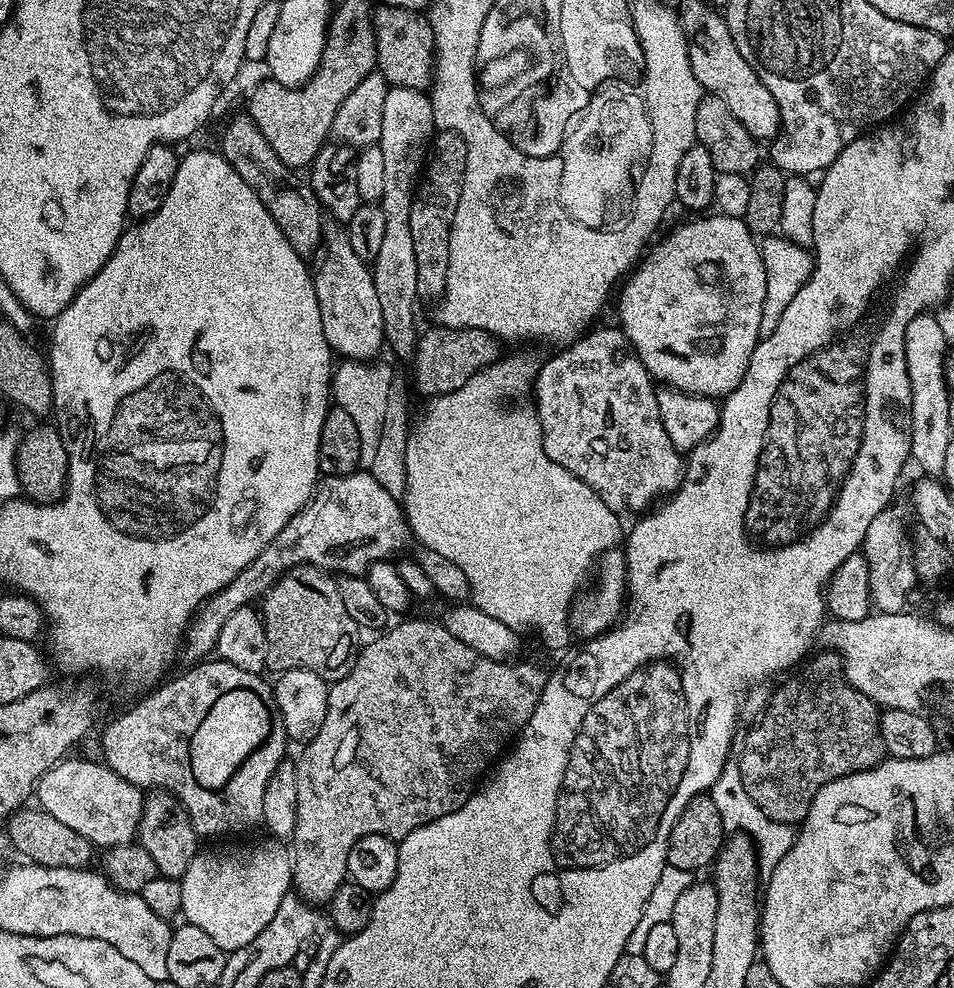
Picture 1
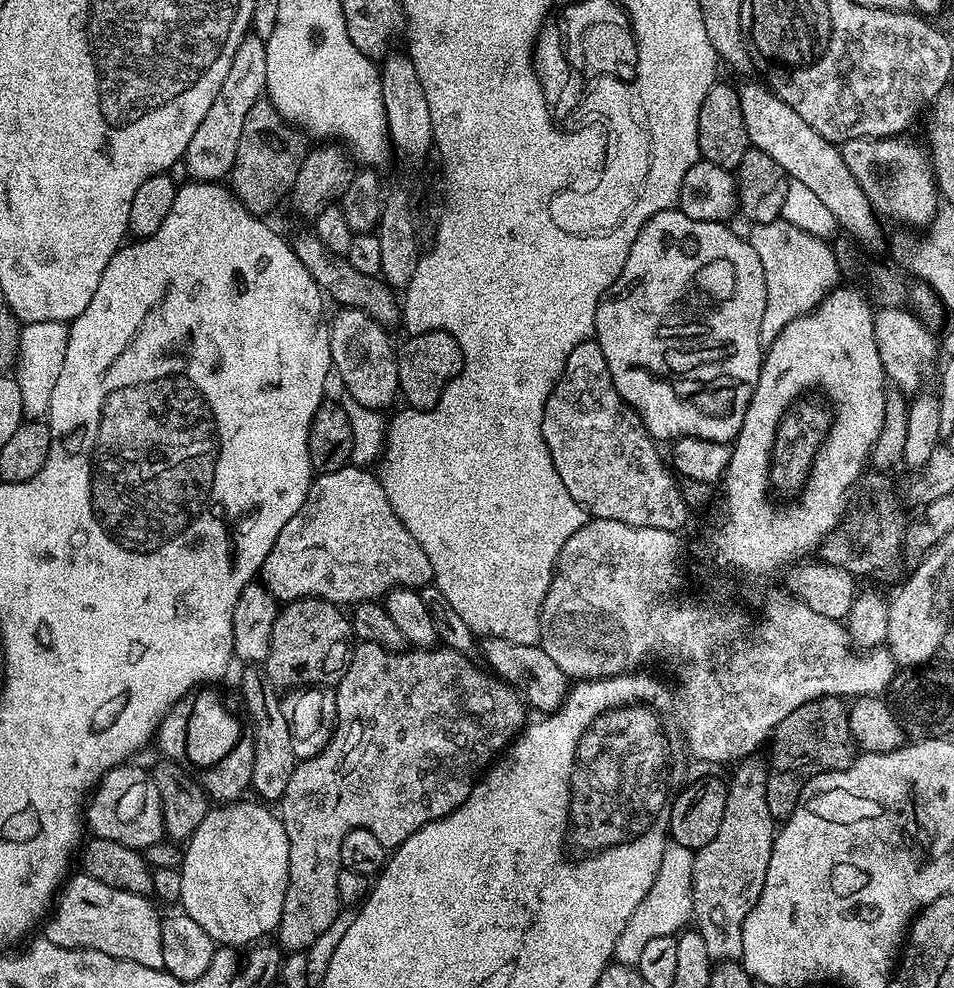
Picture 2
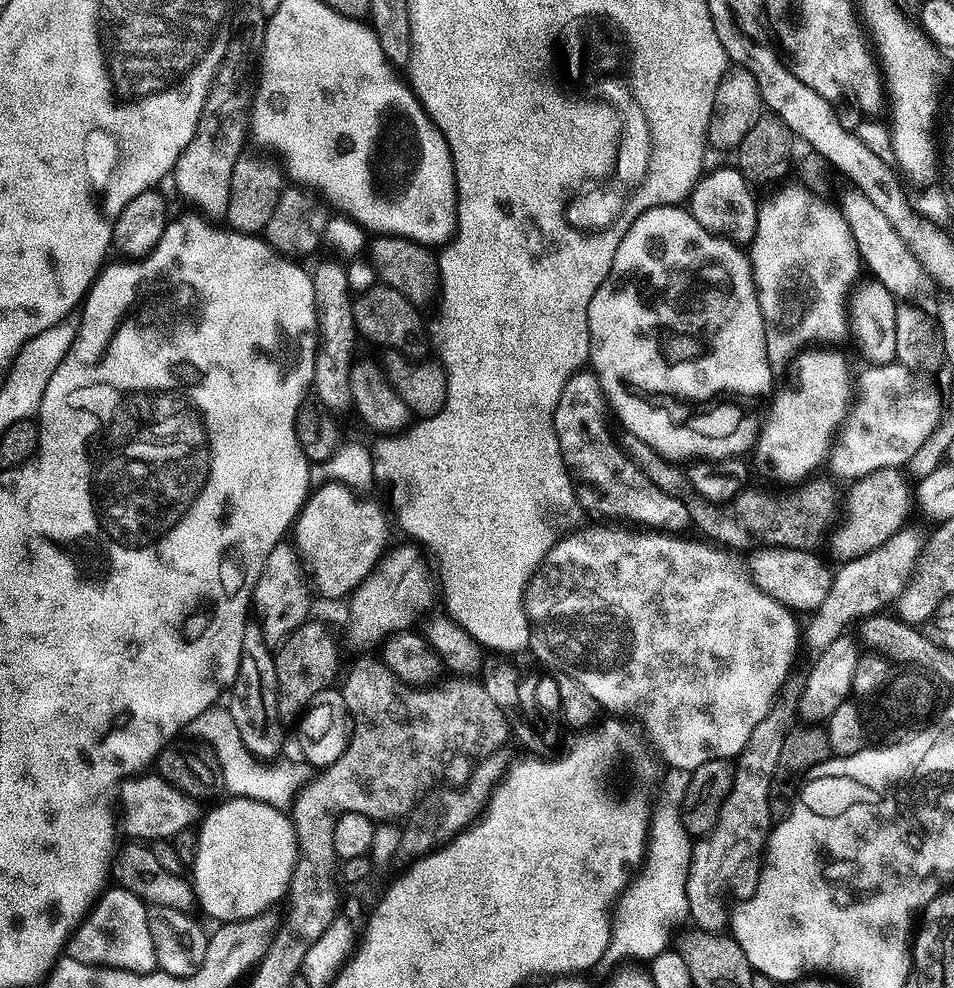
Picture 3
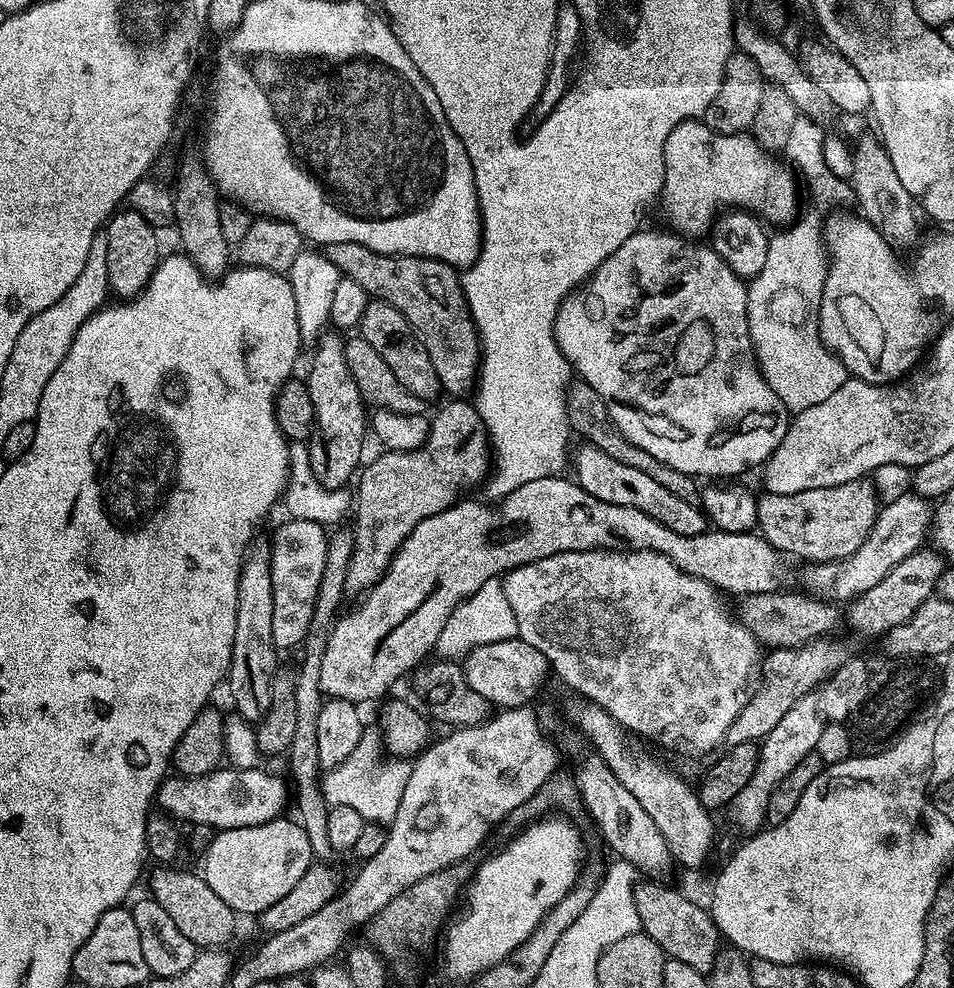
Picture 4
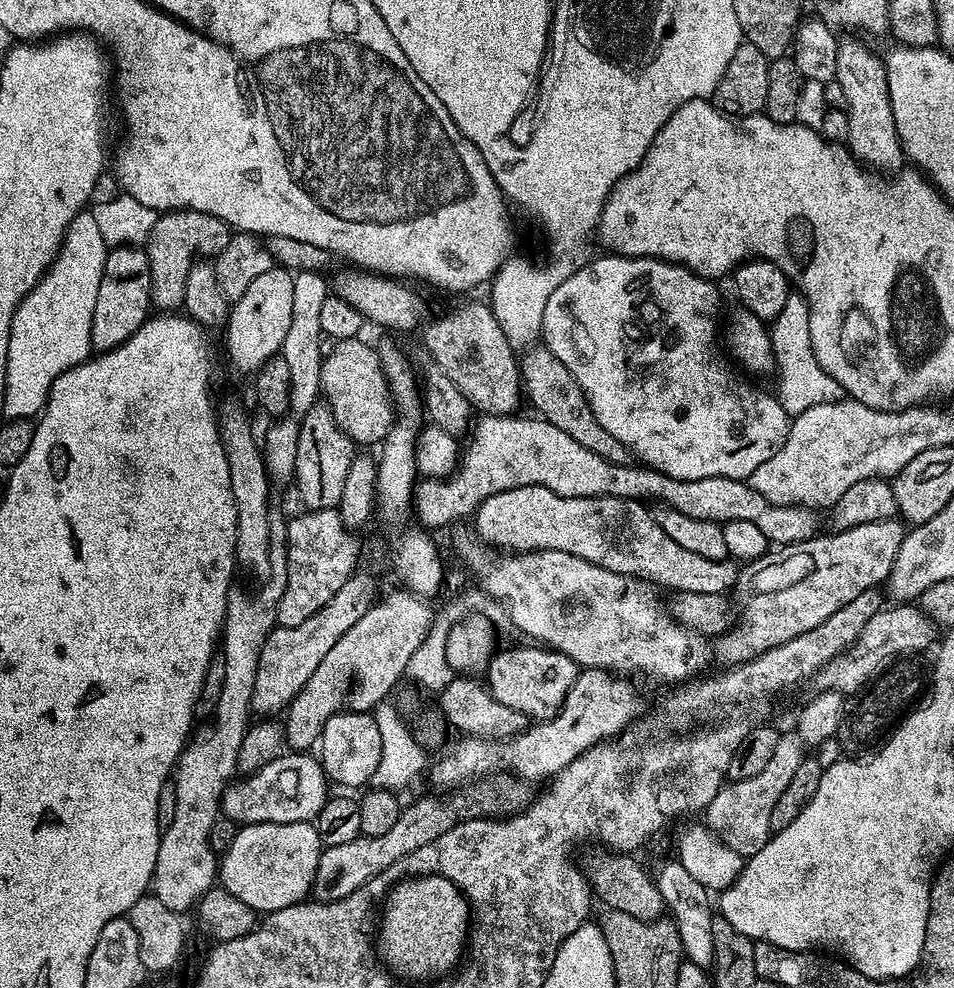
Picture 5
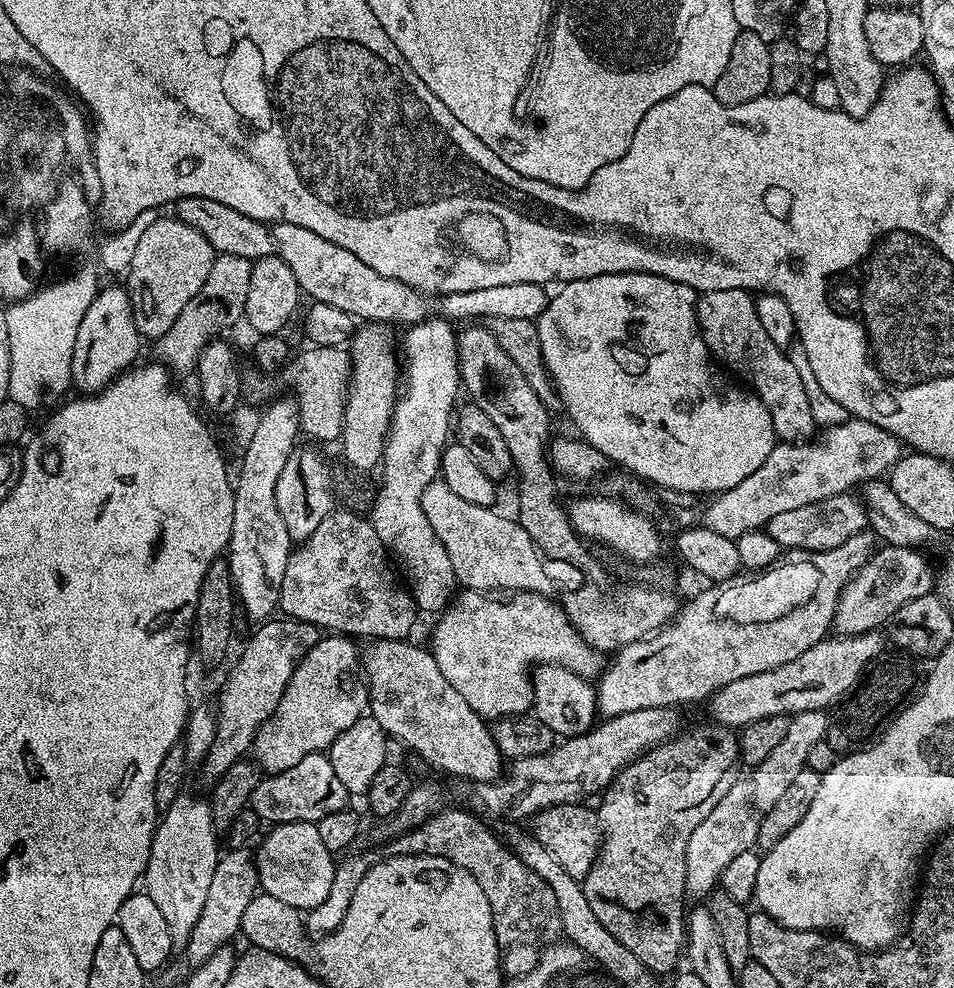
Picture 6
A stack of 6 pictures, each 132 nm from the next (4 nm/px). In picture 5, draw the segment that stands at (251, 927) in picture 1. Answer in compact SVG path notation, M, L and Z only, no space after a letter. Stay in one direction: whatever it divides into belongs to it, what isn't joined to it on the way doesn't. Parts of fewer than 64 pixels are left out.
M315 823L246 824L237 831L234 842L230 842L228 849L219 857L218 880L225 892L250 906L253 912L277 912L291 904L301 903L311 893L321 851Z

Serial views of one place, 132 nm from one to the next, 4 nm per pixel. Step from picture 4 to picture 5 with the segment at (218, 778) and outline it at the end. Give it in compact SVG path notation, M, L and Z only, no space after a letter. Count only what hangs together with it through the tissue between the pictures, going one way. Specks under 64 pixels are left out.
M304 750L289 751L257 772L229 783L221 795L219 811L240 826L315 821L322 806L326 806L330 799L330 781L319 759L315 755L308 755L312 754Z

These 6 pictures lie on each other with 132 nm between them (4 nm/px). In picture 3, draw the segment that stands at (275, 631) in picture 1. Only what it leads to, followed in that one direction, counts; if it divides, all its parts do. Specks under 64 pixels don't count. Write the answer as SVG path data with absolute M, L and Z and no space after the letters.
M306 622L301 628L294 630L294 634L290 634L275 653L276 677L278 678L278 690L276 691L278 714L281 721L284 722L289 722L288 720L299 721L304 709L314 698L314 694L320 692L329 682L332 682L332 679L336 676L336 671L340 668L340 654L336 650L335 638L322 625L312 623Z

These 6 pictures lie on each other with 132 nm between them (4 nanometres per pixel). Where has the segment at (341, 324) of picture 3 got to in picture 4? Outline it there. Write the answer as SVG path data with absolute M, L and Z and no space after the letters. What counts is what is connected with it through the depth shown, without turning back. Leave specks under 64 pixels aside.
M328 330L316 341L311 349L311 352L313 351L312 365L308 368L308 376L306 375L310 398L314 402L314 418L316 419L316 427L310 437L310 443L307 445L309 460L317 482L324 489L343 489L348 484L347 480L351 481L357 475L362 464L360 455L364 452L364 430L366 434L366 412L364 416L366 405L354 382L354 374L350 374L350 366L344 349L345 337L342 338L339 335L343 336L339 331Z

